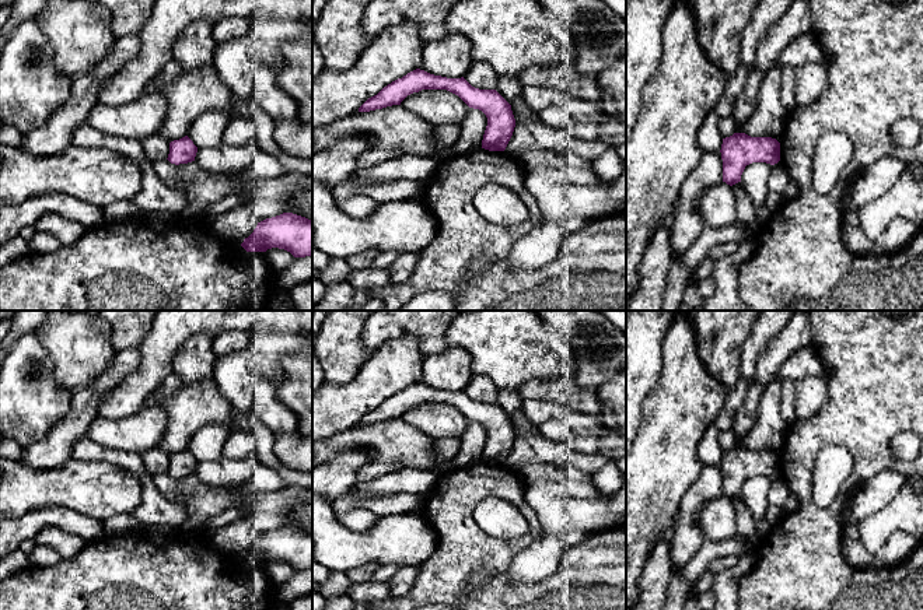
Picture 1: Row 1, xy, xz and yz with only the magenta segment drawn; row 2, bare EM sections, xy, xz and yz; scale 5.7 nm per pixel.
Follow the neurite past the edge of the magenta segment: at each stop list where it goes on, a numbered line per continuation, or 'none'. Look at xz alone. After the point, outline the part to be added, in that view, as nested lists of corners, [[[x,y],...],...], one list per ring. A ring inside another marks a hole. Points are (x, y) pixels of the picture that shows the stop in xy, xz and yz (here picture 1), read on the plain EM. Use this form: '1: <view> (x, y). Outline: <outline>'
none

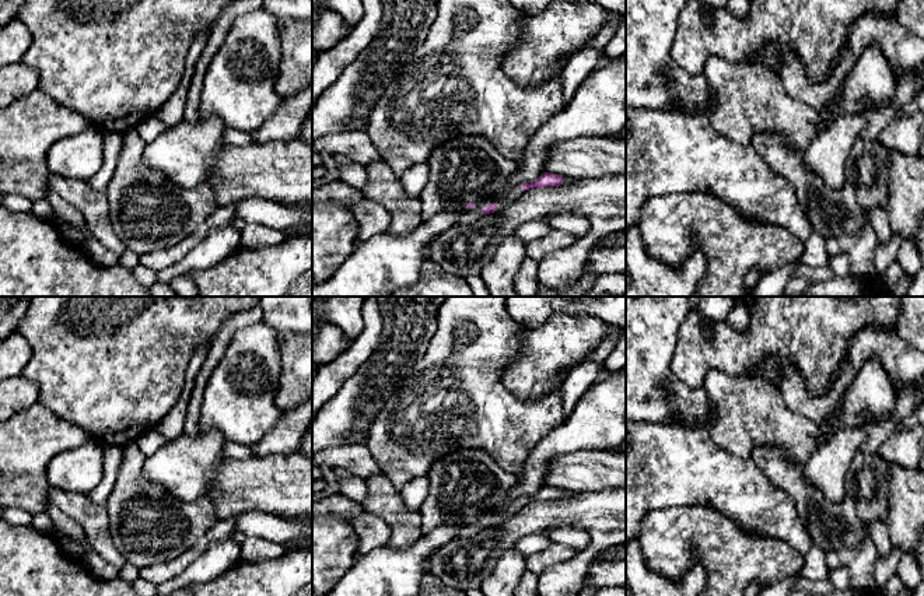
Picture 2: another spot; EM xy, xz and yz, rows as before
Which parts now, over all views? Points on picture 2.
1: xz (465, 483). Outline: [[[458,449],[438,459],[427,476],[428,495],[420,506],[421,534],[444,525],[458,525],[458,537],[469,537],[483,529],[482,522],[489,516],[496,516],[496,525],[517,515],[525,504],[512,501],[505,509],[497,511],[497,505],[507,497],[510,488],[517,483],[517,477],[504,470],[487,452],[482,449]]]

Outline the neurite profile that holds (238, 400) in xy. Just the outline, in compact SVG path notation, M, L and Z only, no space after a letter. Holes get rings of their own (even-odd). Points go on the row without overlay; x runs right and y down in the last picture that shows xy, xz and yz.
M265 322L239 329L211 372L202 403L202 431L218 430L227 442L253 445L279 423L274 396L280 386L280 332Z

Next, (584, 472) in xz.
M580 450L554 459L545 485L580 492L626 487L626 453Z

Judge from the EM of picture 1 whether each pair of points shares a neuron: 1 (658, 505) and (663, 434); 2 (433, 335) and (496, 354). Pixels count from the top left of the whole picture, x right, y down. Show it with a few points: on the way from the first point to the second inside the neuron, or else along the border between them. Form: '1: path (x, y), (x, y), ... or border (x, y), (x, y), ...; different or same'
1: path (658, 487), (658, 469), (663, 463), (663, 452); same
2: border (450, 325), (446, 332), (446, 346); different

